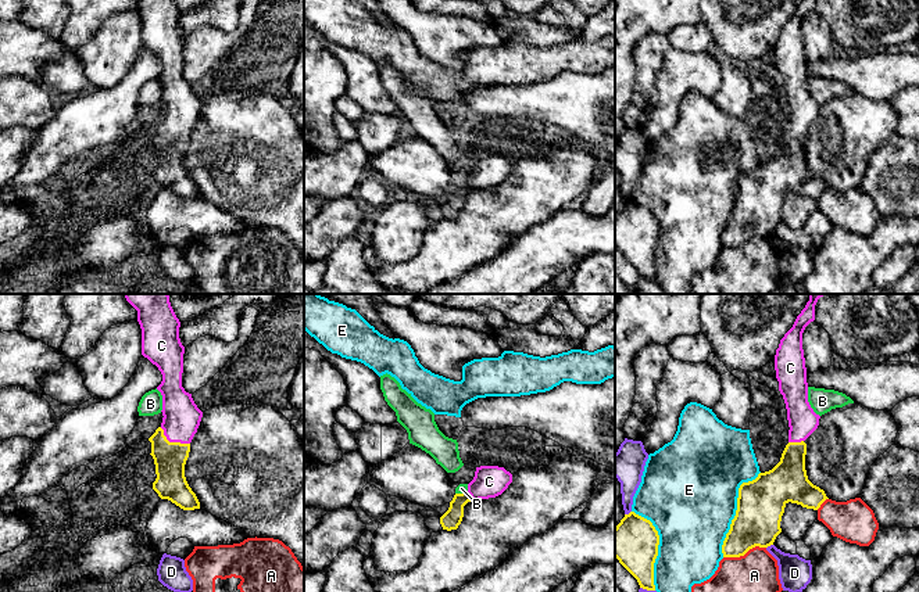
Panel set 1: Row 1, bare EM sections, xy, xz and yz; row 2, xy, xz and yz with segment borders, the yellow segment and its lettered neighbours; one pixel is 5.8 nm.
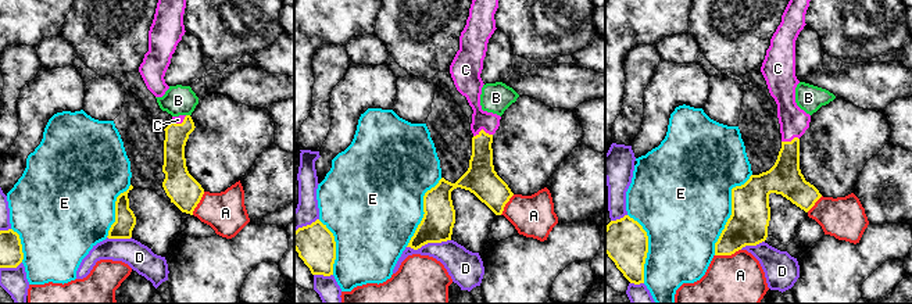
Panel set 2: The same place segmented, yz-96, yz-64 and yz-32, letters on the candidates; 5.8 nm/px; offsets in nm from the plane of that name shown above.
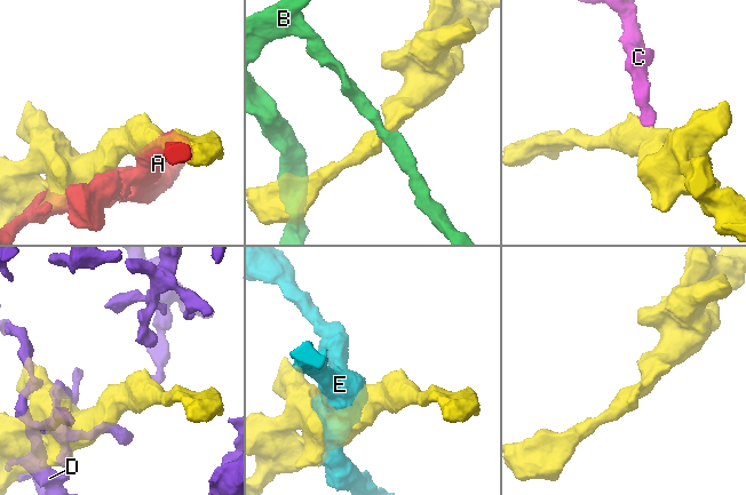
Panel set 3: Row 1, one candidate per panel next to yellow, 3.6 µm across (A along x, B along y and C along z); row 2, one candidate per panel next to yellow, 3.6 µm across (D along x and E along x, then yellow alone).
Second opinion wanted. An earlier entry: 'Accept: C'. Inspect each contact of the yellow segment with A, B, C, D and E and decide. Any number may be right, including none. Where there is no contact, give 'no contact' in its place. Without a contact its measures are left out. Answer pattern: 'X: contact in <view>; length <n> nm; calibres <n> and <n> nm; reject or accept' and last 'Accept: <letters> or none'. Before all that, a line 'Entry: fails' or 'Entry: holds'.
Entry: holds
A: contact in yz; length 260 nm; calibres 280 and 240 nm; reject
B: contact in xz; length 70 nm; calibres 110 and 50 nm; reject
C: contact in xy; length 200 nm; calibres 190 and 220 nm; accept
D: contact in yz; length 50 nm; calibres 280 and 190 nm; reject
E: contact in yz; length 550 nm; calibres 280 and 500 nm; reject
Accept: C

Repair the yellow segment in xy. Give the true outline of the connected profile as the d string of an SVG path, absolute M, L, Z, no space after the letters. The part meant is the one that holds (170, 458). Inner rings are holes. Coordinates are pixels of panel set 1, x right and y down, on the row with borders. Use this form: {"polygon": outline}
{"polygon": "M125 294L137 311L142 329L142 355L158 367L162 381L162 423L149 438L157 478L153 489L183 510L200 509L196 494L185 477L190 442L197 433L203 412L192 394L182 387L185 347L179 338L180 322L168 294Z"}

